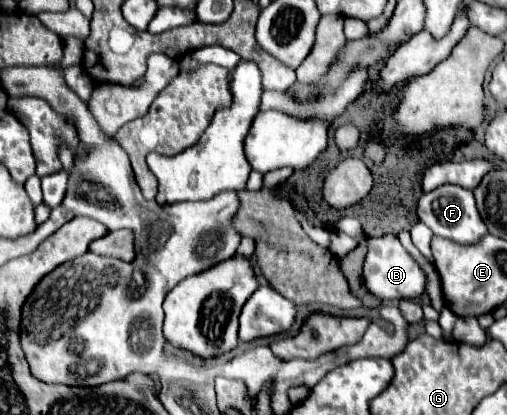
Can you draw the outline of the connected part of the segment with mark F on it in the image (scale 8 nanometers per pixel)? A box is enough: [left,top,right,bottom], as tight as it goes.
[416,184,488,244]

